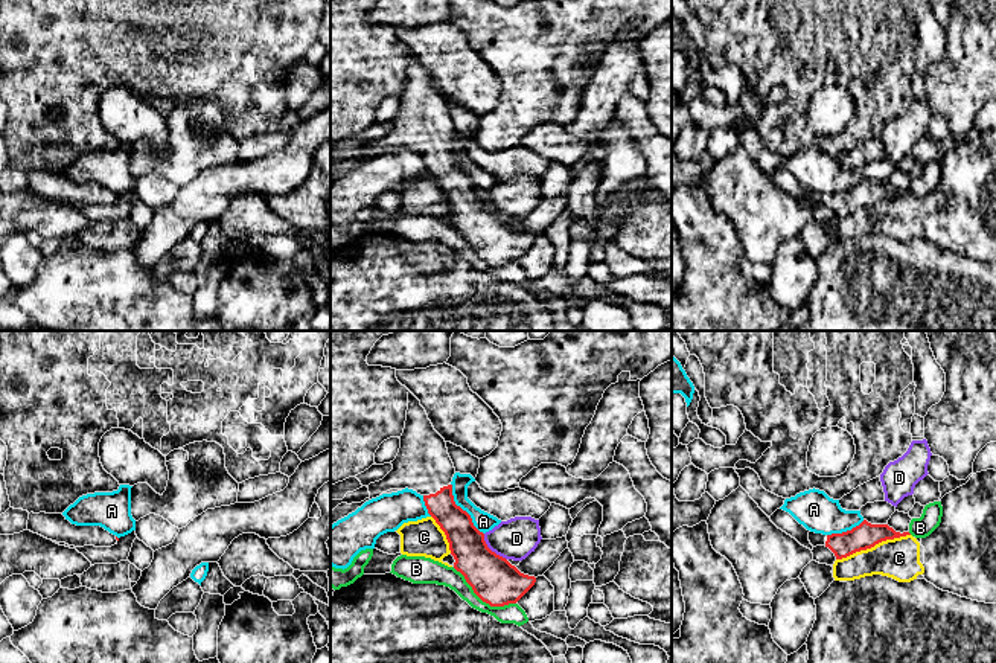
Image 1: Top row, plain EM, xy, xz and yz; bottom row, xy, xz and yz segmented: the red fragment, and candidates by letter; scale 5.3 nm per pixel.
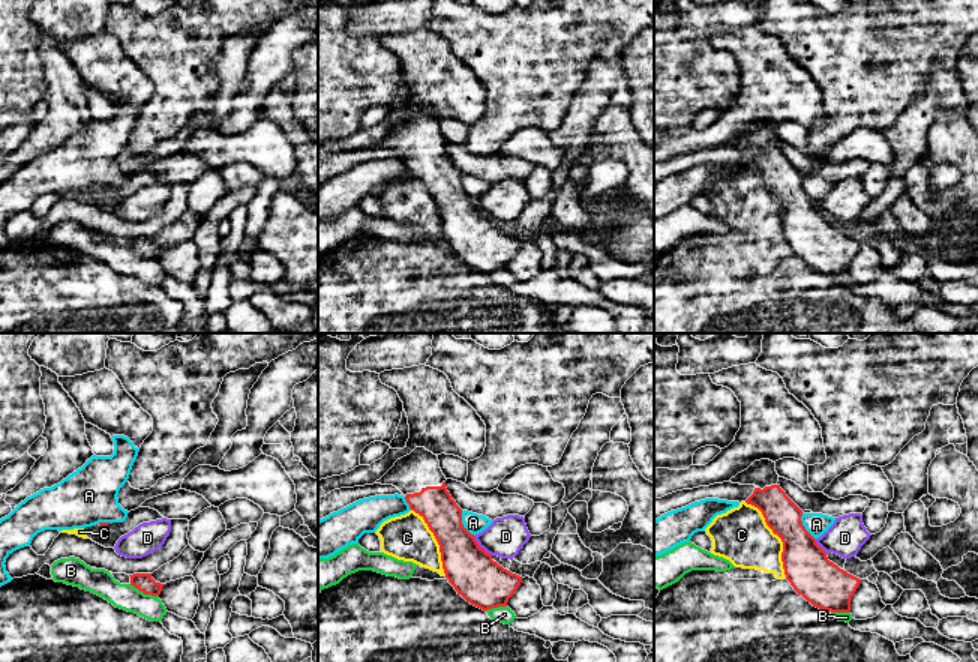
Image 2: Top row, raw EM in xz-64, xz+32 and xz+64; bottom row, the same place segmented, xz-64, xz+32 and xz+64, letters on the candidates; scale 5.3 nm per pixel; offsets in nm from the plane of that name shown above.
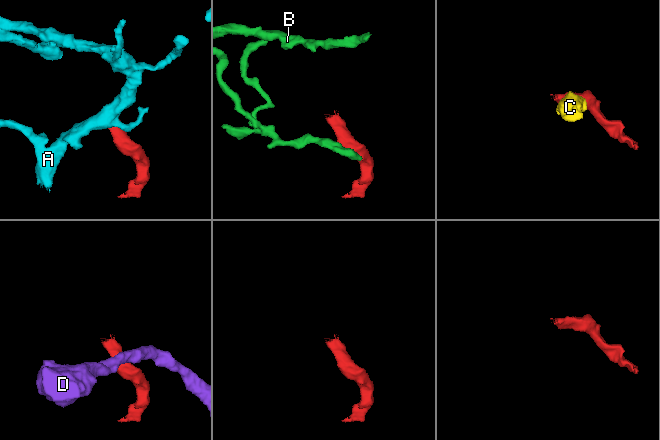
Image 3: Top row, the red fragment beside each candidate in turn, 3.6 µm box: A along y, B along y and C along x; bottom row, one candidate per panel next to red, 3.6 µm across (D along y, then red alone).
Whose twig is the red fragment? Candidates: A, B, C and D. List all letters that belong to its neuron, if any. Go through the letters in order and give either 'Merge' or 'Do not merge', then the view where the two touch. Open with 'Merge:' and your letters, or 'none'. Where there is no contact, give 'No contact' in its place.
Merge: none
A: Do not merge. Touches red in xz
B: Do not merge. Touches red in xz
C: Do not merge. Touches red in yz
D: Do not merge. Touches red in xz

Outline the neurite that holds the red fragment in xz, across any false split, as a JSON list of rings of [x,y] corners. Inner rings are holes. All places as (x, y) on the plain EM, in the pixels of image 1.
[[[408,50],[408,69],[405,87],[401,94],[401,107],[393,120],[393,128],[379,140],[370,142],[370,159],[379,155],[390,148],[413,148],[423,155],[428,172],[436,178],[445,191],[454,215],[454,227],[460,230],[474,251],[490,265],[504,265],[516,262],[536,241],[535,235],[521,232],[506,216],[492,210],[484,192],[480,191],[471,174],[455,163],[452,154],[452,136],[455,133],[454,122],[448,113],[445,98],[434,88],[420,59]]]

